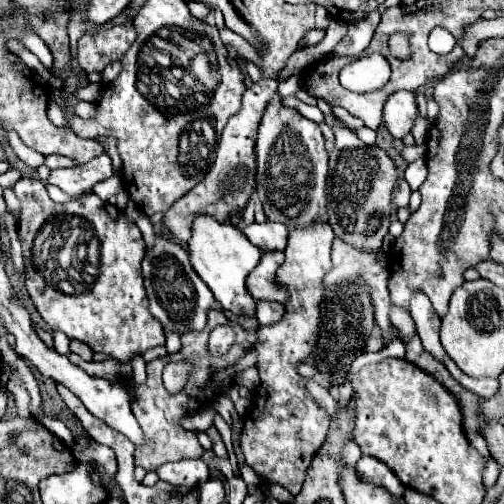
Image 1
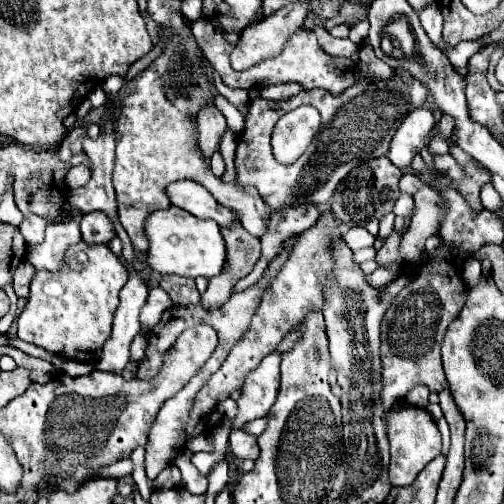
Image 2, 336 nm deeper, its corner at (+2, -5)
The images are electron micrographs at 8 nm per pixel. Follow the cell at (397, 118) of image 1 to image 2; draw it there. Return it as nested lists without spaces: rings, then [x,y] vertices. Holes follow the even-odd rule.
[[[415,108],[405,116],[401,126],[397,128],[391,148],[389,148],[389,160],[395,162],[401,170],[407,168],[413,160],[413,156],[421,150],[423,138],[429,134],[429,130],[435,126],[433,112],[427,108]]]

